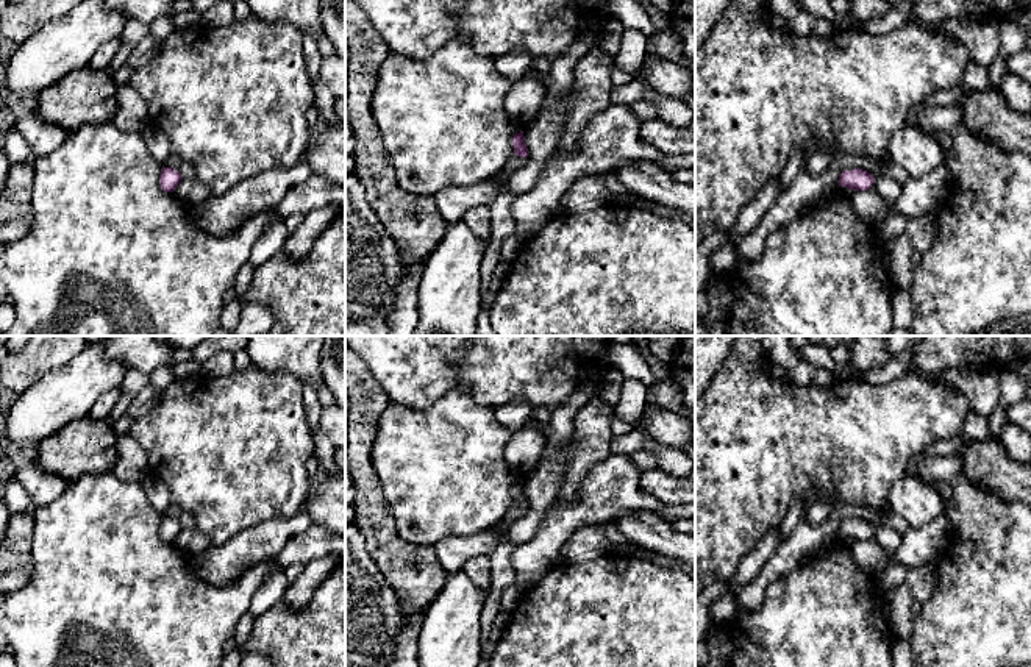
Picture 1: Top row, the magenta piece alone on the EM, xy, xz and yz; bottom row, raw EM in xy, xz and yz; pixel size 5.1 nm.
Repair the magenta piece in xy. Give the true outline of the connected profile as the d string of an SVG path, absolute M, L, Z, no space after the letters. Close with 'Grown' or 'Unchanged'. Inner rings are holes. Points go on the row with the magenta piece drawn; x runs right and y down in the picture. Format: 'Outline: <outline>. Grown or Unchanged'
Outline: M162 167L159 183L161 183L161 189L164 192L173 192L181 180L183 178L178 170L175 170L172 167Z. Unchanged

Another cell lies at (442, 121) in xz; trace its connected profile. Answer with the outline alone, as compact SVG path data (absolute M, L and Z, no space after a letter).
M462 37L451 39L430 59L391 53L378 73L372 112L400 187L412 195L434 197L450 186L489 181L505 170L514 156L512 137L523 131L505 109L505 97L511 86L512 81L497 70L495 59L476 53Z

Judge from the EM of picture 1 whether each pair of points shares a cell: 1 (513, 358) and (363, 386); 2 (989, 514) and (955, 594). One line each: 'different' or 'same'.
1: different
2: same

